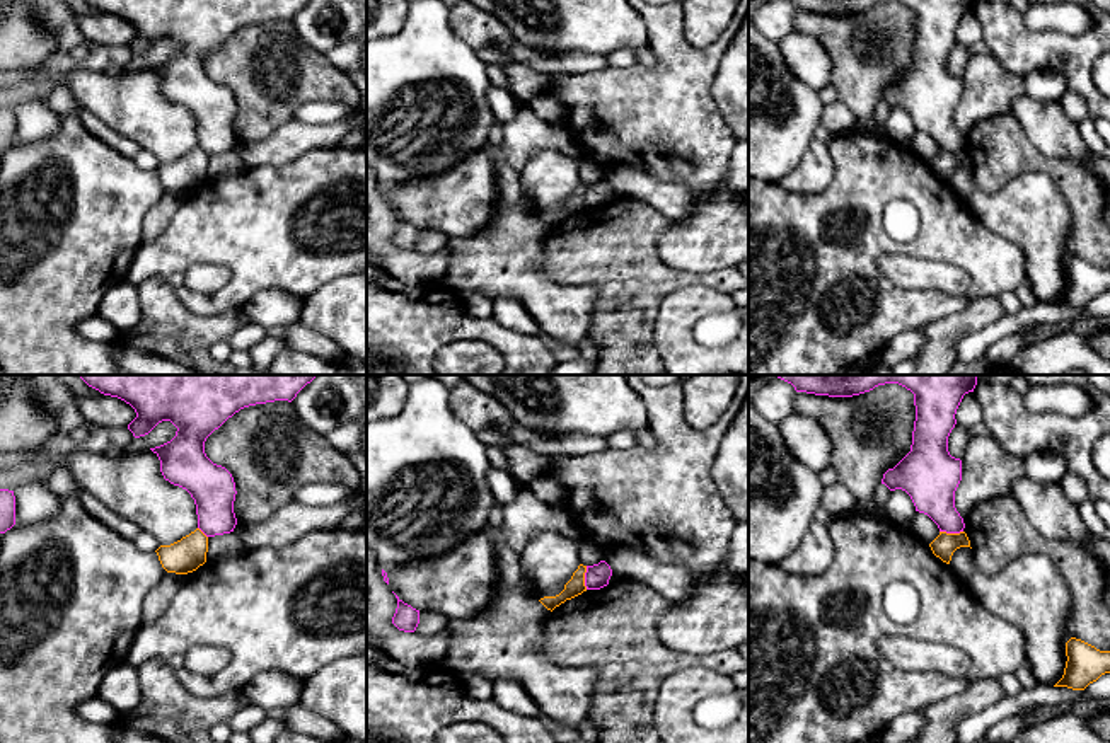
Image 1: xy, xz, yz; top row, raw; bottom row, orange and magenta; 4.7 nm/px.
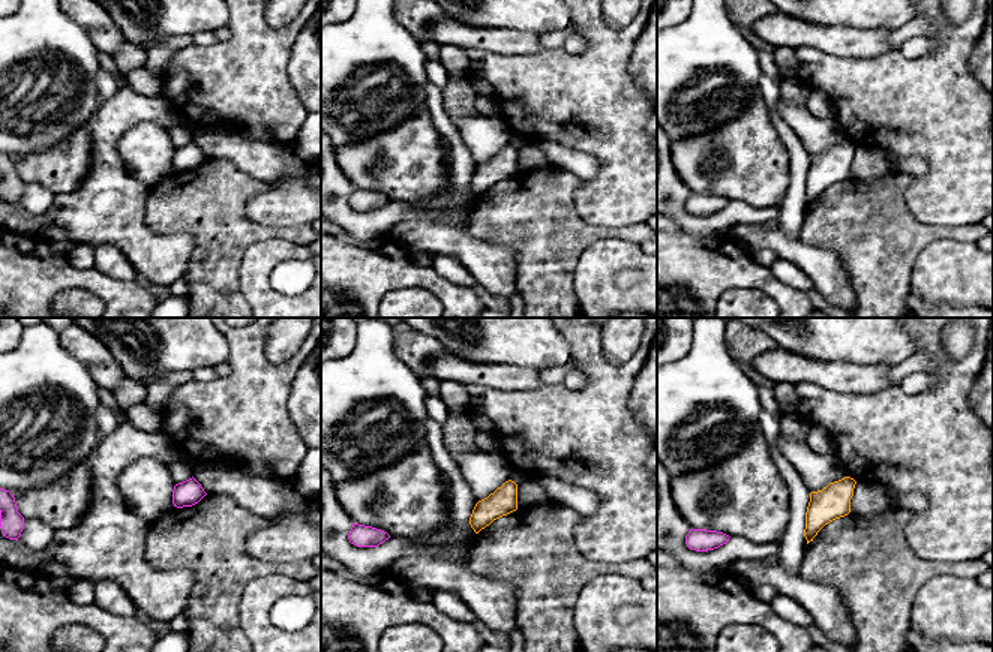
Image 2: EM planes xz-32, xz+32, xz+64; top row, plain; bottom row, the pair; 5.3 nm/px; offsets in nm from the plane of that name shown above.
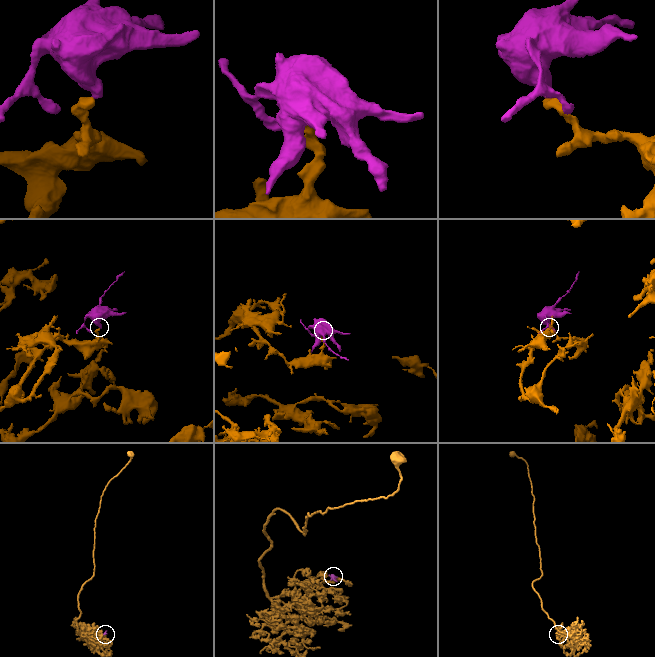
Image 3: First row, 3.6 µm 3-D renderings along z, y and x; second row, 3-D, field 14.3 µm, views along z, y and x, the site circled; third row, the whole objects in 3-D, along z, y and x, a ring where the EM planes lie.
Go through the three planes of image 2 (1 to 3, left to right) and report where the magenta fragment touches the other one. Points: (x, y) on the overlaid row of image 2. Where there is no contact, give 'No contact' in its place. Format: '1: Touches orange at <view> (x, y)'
1: No contact
2: No contact
3: No contact

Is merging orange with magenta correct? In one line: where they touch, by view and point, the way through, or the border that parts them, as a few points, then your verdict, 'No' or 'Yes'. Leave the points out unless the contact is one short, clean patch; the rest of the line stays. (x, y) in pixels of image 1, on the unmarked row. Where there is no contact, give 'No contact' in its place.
Touches orange at xz (583, 196). Boundary: xz (587, 184), (585, 207). No

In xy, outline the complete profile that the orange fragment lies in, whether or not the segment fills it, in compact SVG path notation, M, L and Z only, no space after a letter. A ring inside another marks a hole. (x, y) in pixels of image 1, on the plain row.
M196 147L171 164L160 164L155 170L167 191L188 193L206 181L208 155Z

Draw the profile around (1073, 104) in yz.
M1067 90L1061 99L1059 104L1067 118L1071 118L1074 123L1081 123L1090 116L1088 104L1083 99L1081 94L1074 90Z

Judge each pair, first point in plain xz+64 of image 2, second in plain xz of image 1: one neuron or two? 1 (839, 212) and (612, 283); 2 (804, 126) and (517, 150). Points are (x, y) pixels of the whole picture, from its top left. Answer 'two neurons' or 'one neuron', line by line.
1: one neuron
2: two neurons

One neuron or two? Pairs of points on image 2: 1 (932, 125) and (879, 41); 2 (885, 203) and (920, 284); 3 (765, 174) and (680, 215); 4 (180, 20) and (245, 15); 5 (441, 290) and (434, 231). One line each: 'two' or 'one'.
1: two
2: two
3: two
4: two
5: two

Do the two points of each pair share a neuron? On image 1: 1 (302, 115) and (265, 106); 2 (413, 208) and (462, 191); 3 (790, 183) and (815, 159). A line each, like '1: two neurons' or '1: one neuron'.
1: two neurons
2: one neuron
3: one neuron

